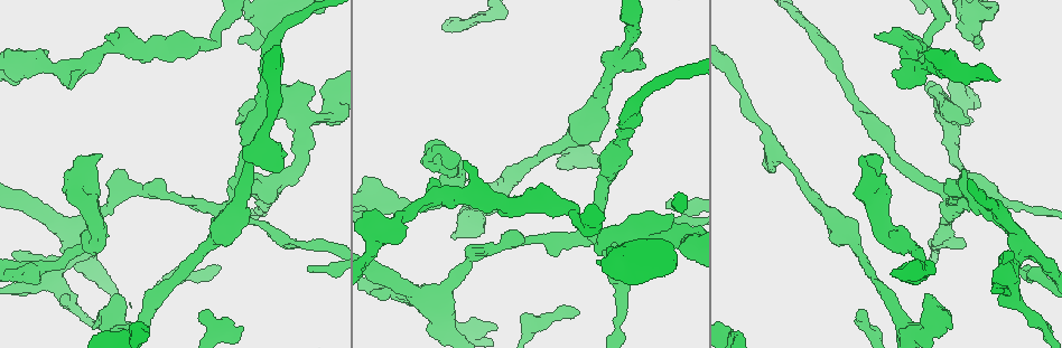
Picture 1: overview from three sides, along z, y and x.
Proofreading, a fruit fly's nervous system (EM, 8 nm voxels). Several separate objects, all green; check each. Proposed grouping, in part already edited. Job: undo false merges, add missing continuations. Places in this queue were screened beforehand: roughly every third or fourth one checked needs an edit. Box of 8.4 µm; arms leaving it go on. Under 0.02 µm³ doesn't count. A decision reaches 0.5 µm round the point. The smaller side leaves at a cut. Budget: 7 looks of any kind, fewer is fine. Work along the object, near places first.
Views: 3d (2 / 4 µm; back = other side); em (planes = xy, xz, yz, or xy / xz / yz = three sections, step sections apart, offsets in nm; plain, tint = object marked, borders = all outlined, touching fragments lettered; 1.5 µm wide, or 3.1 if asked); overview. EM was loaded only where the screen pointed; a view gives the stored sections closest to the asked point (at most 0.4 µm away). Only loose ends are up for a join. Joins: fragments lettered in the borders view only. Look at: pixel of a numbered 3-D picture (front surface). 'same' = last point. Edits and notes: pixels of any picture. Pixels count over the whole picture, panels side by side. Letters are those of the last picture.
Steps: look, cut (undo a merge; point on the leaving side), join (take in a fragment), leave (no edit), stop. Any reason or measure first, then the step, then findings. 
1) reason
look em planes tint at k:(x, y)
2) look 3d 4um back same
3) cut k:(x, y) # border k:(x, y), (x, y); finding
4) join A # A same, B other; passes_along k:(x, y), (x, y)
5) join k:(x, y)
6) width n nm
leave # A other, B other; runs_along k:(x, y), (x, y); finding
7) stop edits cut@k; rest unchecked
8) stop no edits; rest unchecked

branch stops here
look 3d 4um at 1:(597, 263)

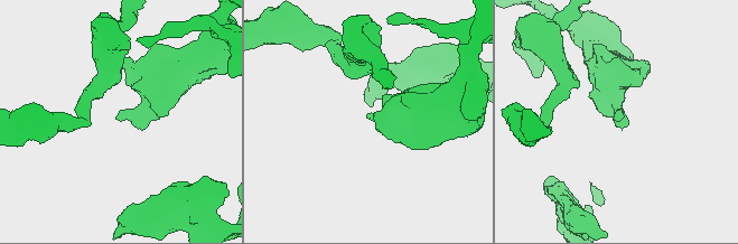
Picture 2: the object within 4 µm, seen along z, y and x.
look em planes borders at 2:(367, 117)

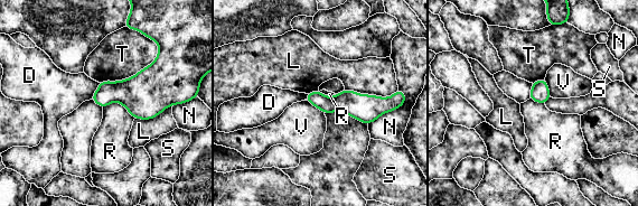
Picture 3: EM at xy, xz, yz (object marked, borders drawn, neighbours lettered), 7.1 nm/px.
leave # D other, L other, N other, R other, S other, T other, V other; border 3:(544, 78), (551, 96); no lettered fragment goes on from it

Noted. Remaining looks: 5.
look em planes tint at 1:(242, 118)

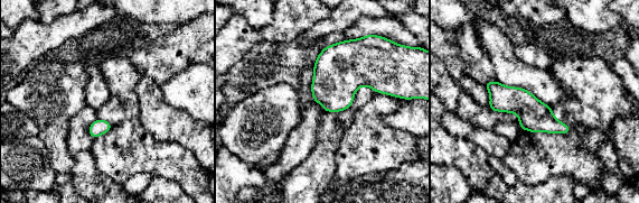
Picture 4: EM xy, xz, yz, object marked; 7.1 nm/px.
look em planes borders same

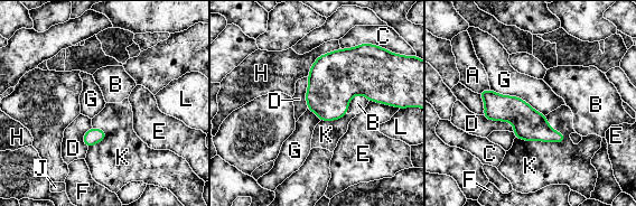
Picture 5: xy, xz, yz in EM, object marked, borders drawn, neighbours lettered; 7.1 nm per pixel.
leave # A other, B other, C other, D other, E other, F other, G other, H other, J other, K other, L other; border 5:(566, 136), (562, 142), (515, 138); no lettered fragment goes on from it

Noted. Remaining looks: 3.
free end
look 3d 4um at 1:(969, 210)

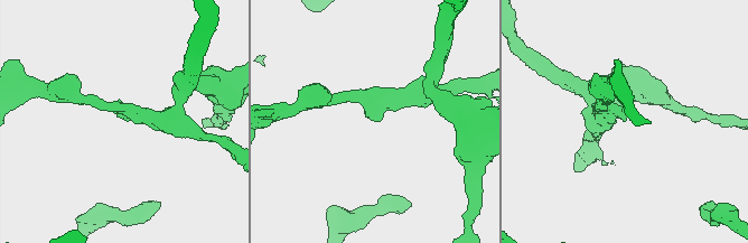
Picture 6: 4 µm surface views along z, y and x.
shape alone is not enough
look em planes borders at 6:(127, 120)

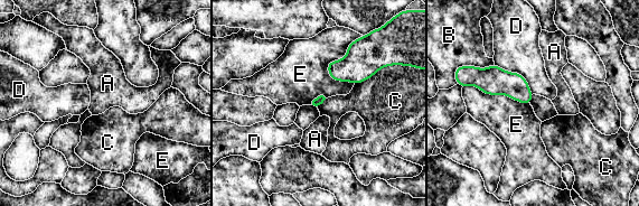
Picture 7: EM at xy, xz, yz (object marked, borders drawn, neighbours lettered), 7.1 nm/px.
leave # A other, B other, C other, D other, E other; border 7:(363, 36), (327, 65), (332, 80); none of them fits

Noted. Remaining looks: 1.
stop no edits; rest unchecked

